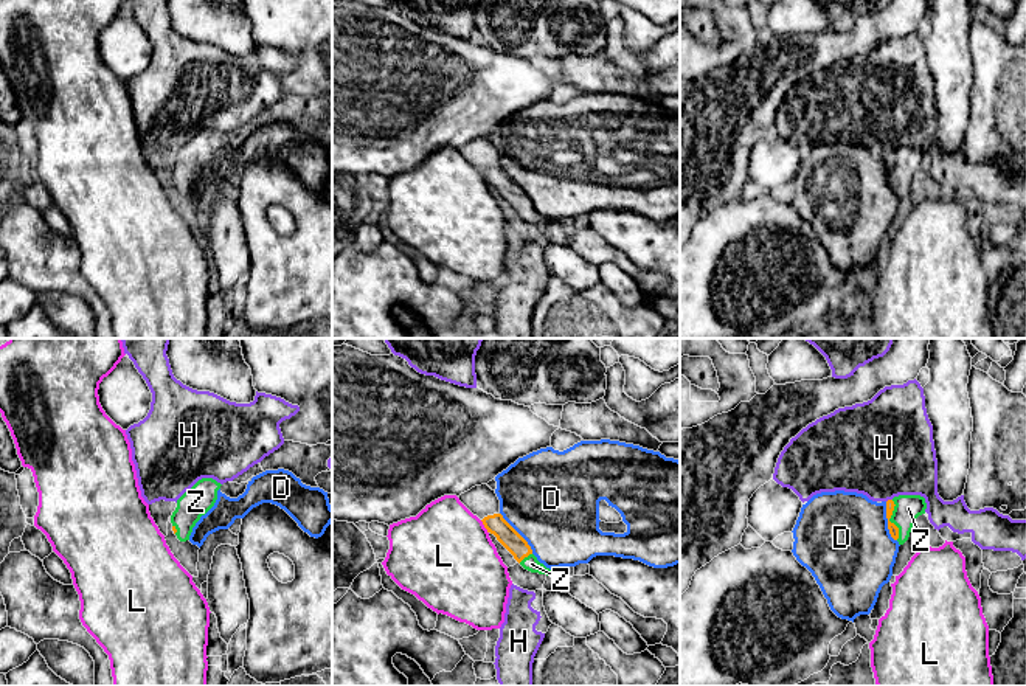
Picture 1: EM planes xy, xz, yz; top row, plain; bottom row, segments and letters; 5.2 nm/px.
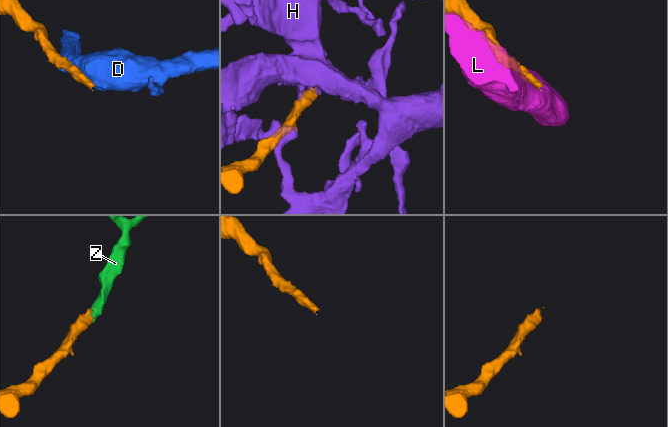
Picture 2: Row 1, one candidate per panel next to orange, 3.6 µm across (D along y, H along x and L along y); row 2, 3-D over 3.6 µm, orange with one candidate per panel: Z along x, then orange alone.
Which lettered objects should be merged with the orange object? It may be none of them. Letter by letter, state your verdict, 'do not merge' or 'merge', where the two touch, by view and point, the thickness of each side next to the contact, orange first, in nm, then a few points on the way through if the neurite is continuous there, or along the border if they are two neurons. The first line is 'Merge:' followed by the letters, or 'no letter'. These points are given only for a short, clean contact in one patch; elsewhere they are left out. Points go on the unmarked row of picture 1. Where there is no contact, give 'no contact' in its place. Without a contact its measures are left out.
Merge: Z
D: do not merge | xz (517, 185) | 100/500 nm
H: do not merge | yz (888, 152) | 50/480 nm
L: do not merge | xz (485, 179) | 100/480 nm
Z: merge | yz (888, 173) | 50/140 nm | across yz (890, 157), (888, 173), (908, 160)

